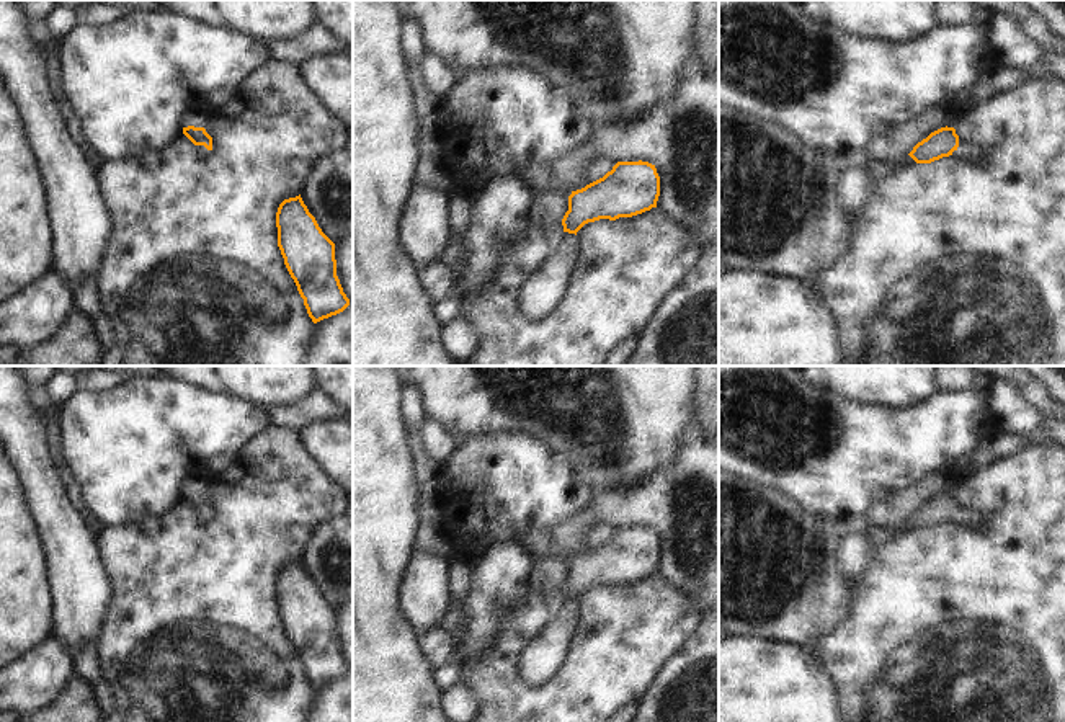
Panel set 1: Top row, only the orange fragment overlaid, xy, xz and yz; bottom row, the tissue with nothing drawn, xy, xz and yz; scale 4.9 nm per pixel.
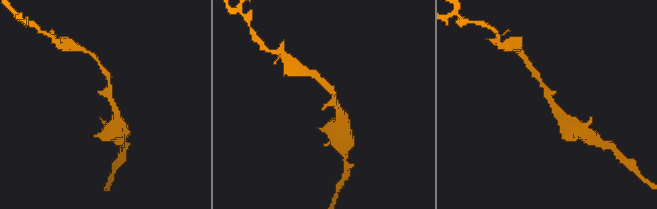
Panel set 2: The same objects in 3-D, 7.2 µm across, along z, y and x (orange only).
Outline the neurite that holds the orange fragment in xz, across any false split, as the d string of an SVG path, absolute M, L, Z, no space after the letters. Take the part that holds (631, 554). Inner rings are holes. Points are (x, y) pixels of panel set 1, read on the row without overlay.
M617 528L603 544L572 557L559 614L521 650L516 670L528 686L550 680L565 660L578 621L577 598L588 588L632 583L657 573L660 542L648 528Z

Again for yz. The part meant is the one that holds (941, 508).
M946 492L918 508L908 521L916 529L931 529L949 521L959 521L967 528L980 528L987 518L980 511L962 508L956 495Z

